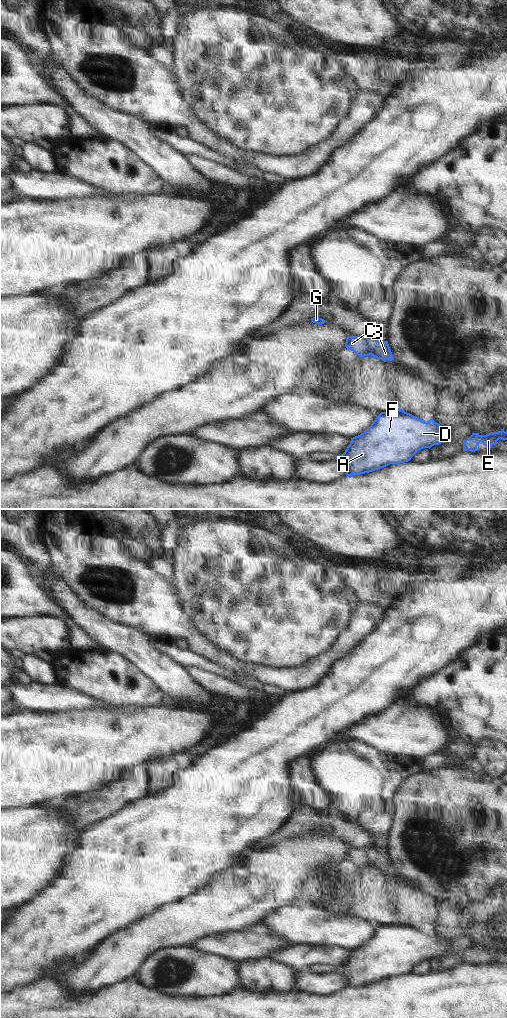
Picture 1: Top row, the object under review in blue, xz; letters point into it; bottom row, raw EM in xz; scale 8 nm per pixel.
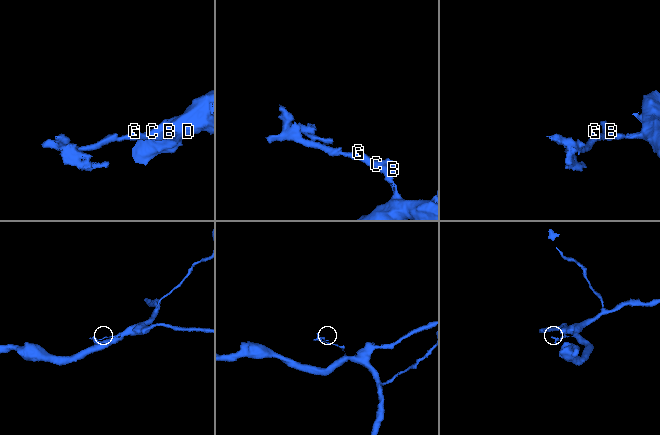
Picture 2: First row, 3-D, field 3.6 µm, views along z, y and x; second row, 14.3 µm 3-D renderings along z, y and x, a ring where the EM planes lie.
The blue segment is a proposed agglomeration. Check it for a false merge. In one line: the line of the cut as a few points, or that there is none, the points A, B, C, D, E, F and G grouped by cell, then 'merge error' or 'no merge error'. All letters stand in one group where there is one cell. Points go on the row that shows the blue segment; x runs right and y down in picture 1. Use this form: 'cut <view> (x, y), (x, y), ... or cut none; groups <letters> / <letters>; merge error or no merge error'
cut none; groups A B C D E F G; no merge error

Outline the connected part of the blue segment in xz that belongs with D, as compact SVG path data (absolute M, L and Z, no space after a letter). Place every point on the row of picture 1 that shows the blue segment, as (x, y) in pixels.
M401 409L381 412L371 426L358 436L351 438L345 452L336 456L338 462L345 465L346 476L369 473L390 464L400 464L411 458L423 448L444 443L450 429L441 426L433 419L425 422Z

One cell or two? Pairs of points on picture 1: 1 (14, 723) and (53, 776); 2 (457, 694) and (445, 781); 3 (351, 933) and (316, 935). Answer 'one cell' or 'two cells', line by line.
1: one cell
2: two cells
3: one cell

